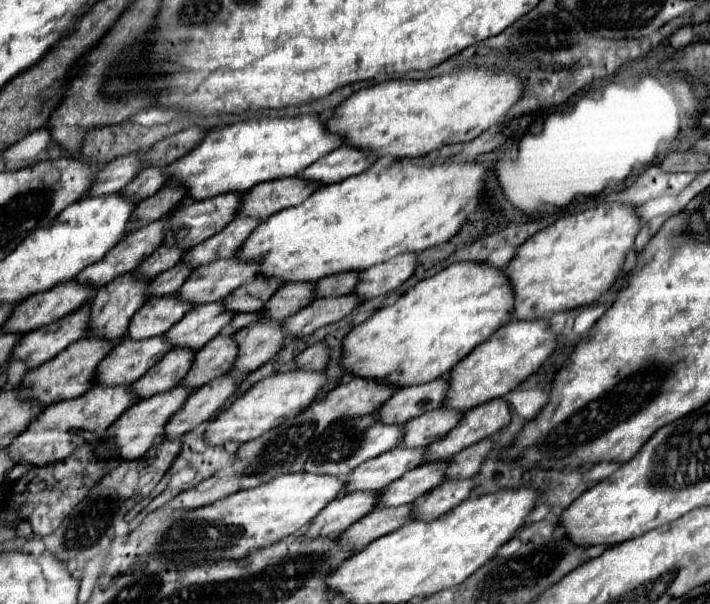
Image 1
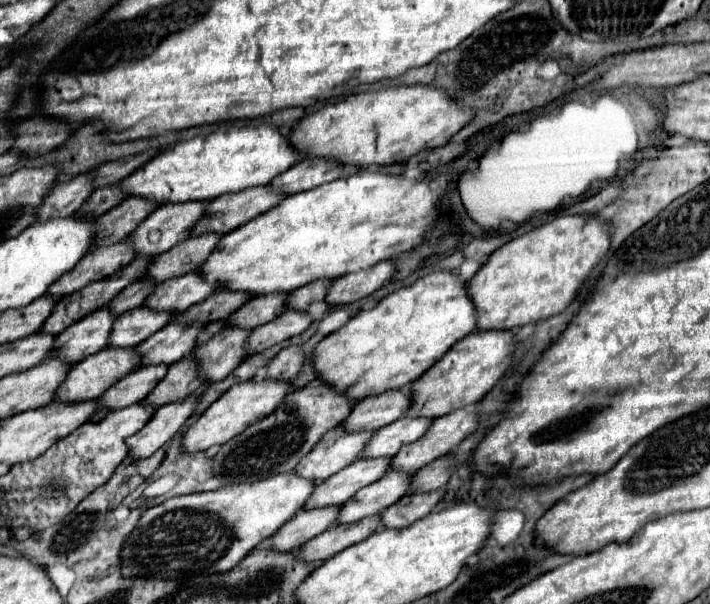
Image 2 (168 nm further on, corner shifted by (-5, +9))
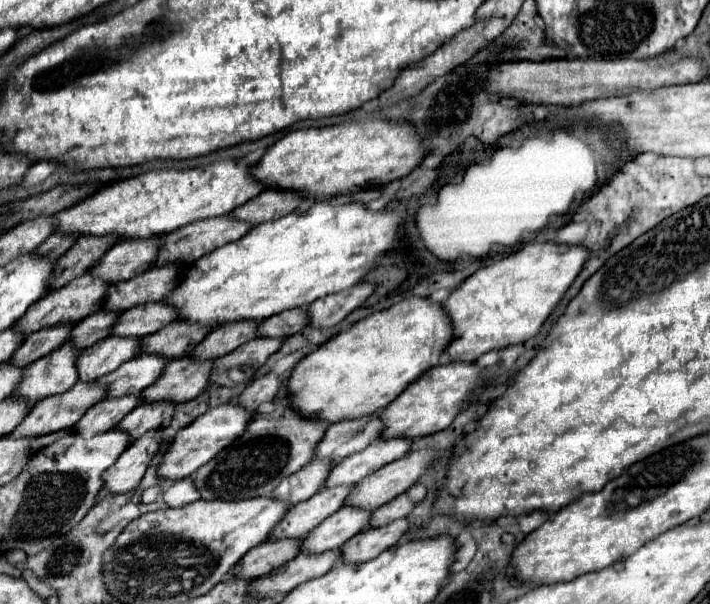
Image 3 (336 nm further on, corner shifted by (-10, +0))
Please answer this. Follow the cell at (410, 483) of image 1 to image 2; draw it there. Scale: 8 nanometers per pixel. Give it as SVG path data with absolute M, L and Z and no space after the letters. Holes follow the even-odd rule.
M389 470L377 484L369 484L369 488L361 488L357 496L349 498L341 506L341 516L337 516L337 524L349 524L363 520L365 516L375 516L383 512L391 504L395 504L409 488L411 474Z

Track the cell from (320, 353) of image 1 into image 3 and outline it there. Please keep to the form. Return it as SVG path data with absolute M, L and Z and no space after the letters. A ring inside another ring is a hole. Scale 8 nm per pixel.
M266 373L264 377L252 381L244 393L238 397L238 403L246 405L246 409L256 409L260 403L264 401L272 401L276 397L276 393L280 391L280 385L282 385L282 379L280 375L276 373Z

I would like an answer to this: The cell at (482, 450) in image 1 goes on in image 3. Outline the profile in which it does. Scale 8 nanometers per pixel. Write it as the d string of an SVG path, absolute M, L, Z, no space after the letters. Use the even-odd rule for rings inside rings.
M402 493L402 495L398 495L396 499L388 501L386 505L382 505L382 507L378 507L378 509L374 511L374 521L370 521L370 527L382 527L382 525L386 525L388 521L396 521L396 519L408 517L416 505L418 505L418 503L414 503L414 501L408 497L408 493Z

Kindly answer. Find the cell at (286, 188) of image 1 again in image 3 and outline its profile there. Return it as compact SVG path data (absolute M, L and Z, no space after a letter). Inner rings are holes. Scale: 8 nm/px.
M222 215L222 217L210 217L206 221L194 221L190 225L184 225L182 229L176 229L172 233L168 233L164 237L164 247L160 249L160 257L156 261L156 265L164 265L166 261L186 261L192 263L192 261L198 261L200 257L212 253L214 249L226 245L226 243L232 243L232 241L238 241L240 237L244 237L254 225L246 223L246 221L240 221L236 217L230 217L230 215Z

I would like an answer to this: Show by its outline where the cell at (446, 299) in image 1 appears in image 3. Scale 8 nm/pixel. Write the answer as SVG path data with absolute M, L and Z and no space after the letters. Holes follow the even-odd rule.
M408 297L400 303L376 311L366 319L360 319L350 329L338 333L328 339L316 351L306 355L292 371L288 389L292 393L294 403L302 413L310 413L310 417L326 417L326 421L338 423L344 419L358 419L362 415L370 415L382 411L390 405L410 383L414 383L420 375L430 371L440 363L440 355L454 339L454 325L448 317L442 303L434 303L428 297Z

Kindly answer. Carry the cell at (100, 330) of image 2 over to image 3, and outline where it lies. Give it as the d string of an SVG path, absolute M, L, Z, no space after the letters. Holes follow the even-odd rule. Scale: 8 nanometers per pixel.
M64 343L52 353L40 357L26 367L26 381L14 391L28 401L40 401L54 393L64 393L78 381L78 355L80 349L74 343Z

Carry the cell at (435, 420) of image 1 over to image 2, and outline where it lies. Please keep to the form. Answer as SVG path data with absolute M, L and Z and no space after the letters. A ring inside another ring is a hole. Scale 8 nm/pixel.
M399 418L393 424L375 430L373 440L365 446L359 458L373 458L373 456L395 456L401 446L419 440L433 420L429 418Z

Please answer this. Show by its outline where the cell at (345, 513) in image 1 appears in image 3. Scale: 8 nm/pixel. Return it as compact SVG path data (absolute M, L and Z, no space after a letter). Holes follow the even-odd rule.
M270 539L262 545L250 549L236 569L236 577L250 577L258 579L278 565L284 565L286 561L298 557L302 553L302 539Z

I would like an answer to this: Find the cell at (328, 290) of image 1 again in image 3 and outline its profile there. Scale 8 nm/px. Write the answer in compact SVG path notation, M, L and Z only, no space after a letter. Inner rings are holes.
M298 307L264 319L258 333L260 337L290 337L294 333L300 333L306 325L310 325L310 315L306 307Z

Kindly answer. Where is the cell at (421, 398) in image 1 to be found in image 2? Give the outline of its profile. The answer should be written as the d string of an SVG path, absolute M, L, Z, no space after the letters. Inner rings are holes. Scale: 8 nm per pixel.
M387 390L379 396L369 396L369 398L363 398L357 402L357 408L353 408L353 412L347 416L345 422L345 428L349 428L349 432L365 432L365 430L379 430L391 422L395 422L397 418L403 418L407 408L409 408L409 402L411 402L411 396L407 390Z

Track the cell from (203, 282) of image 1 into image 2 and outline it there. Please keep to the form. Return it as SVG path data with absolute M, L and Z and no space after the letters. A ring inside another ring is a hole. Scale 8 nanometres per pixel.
M189 272L185 276L179 276L179 278L173 278L173 280L157 284L157 288L149 294L149 300L145 300L145 308L153 308L155 312L173 312L173 314L185 312L189 306L205 300L215 290L217 290L217 284L203 280L197 272Z

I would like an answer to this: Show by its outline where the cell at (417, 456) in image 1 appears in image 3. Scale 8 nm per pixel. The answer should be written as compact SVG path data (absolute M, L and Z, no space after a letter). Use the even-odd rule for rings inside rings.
M338 485L338 487L326 487L320 489L318 495L296 503L290 513L286 513L286 519L282 519L282 525L274 529L270 539L276 537L306 537L314 527L318 527L326 517L334 515L338 509L344 507L344 501L350 497L356 485Z

